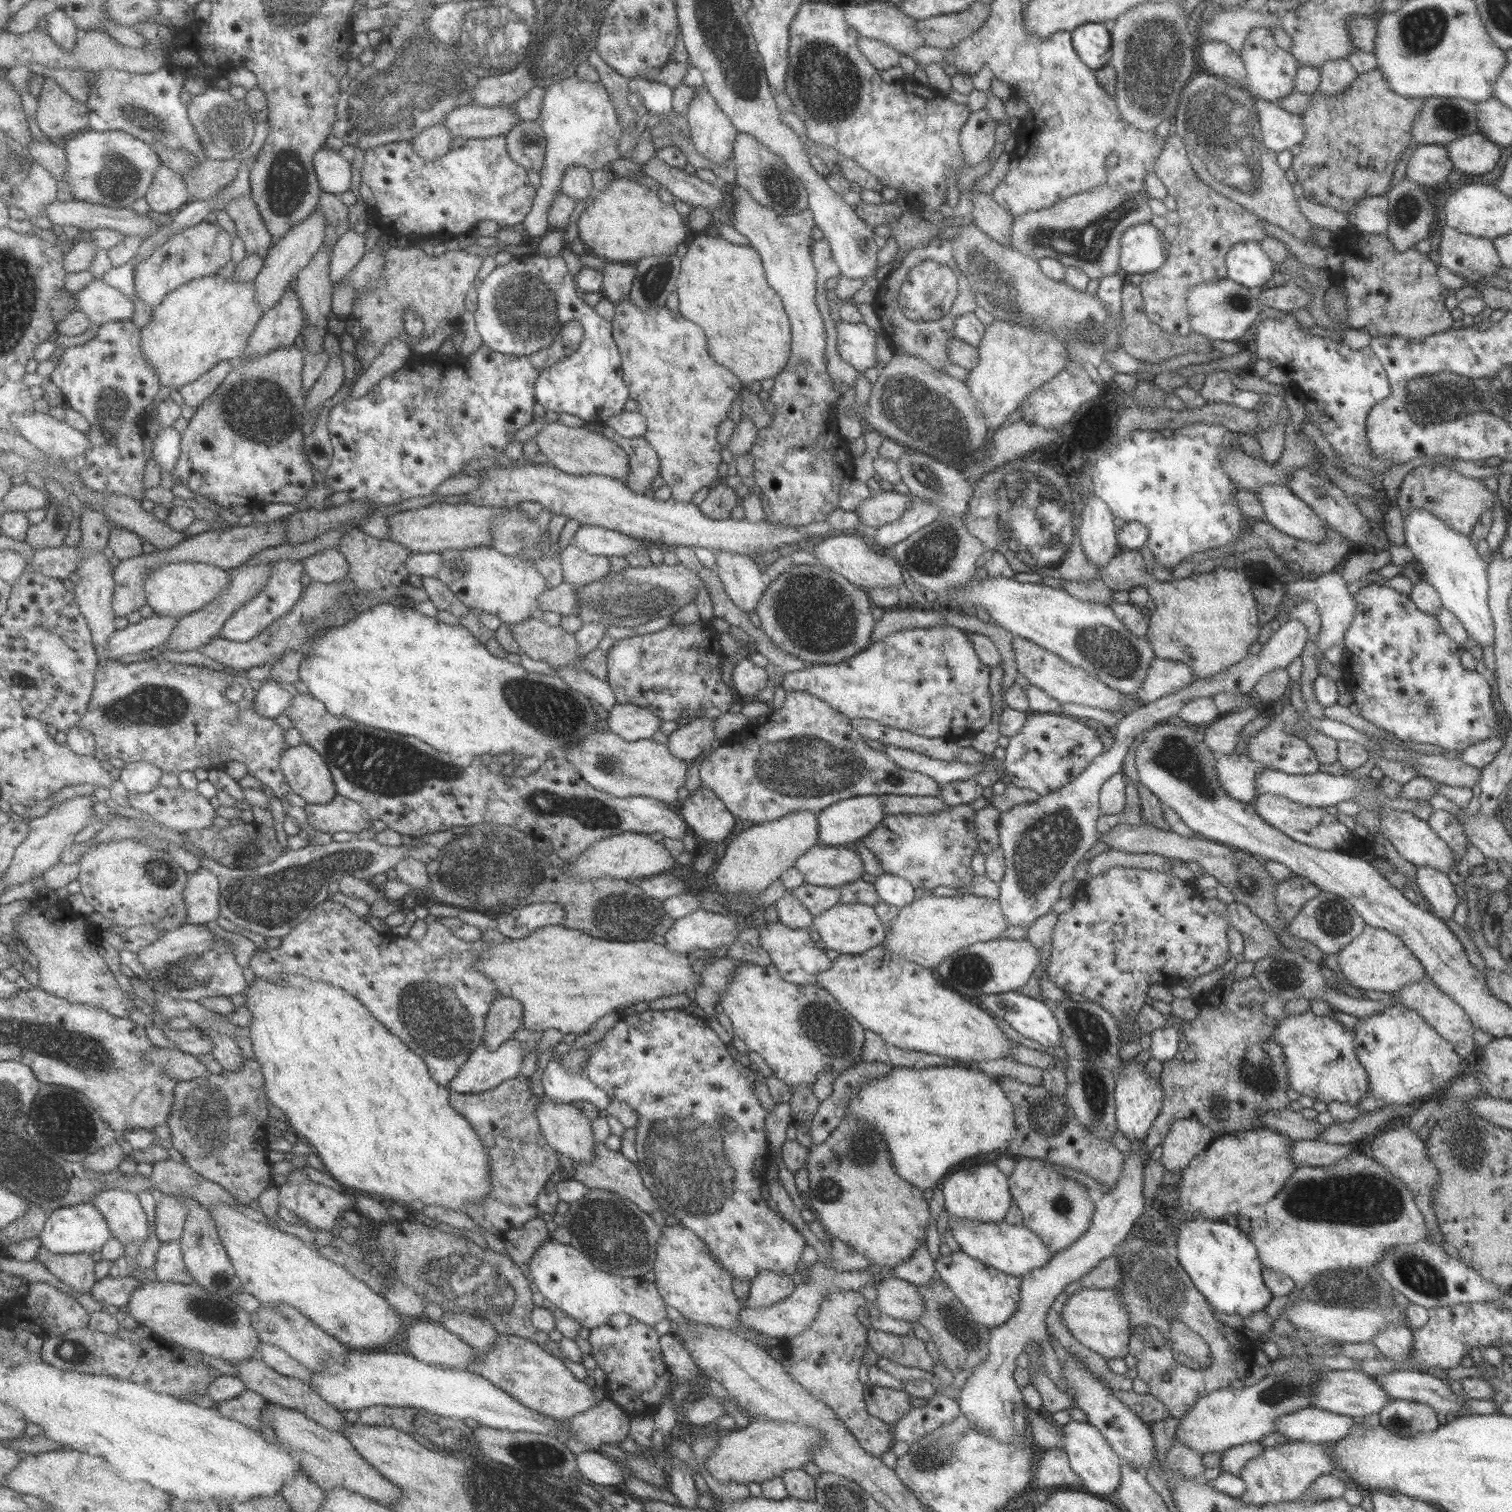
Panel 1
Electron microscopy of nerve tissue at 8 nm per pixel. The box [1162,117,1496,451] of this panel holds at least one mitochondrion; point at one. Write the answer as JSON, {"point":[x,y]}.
{"point":[1408,206]}

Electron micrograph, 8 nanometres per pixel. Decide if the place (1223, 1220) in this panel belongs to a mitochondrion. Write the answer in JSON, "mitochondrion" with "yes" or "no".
{"mitochondrion":"no"}

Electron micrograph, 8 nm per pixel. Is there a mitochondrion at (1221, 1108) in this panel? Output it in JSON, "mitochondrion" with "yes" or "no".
{"mitochondrion":"yes"}

